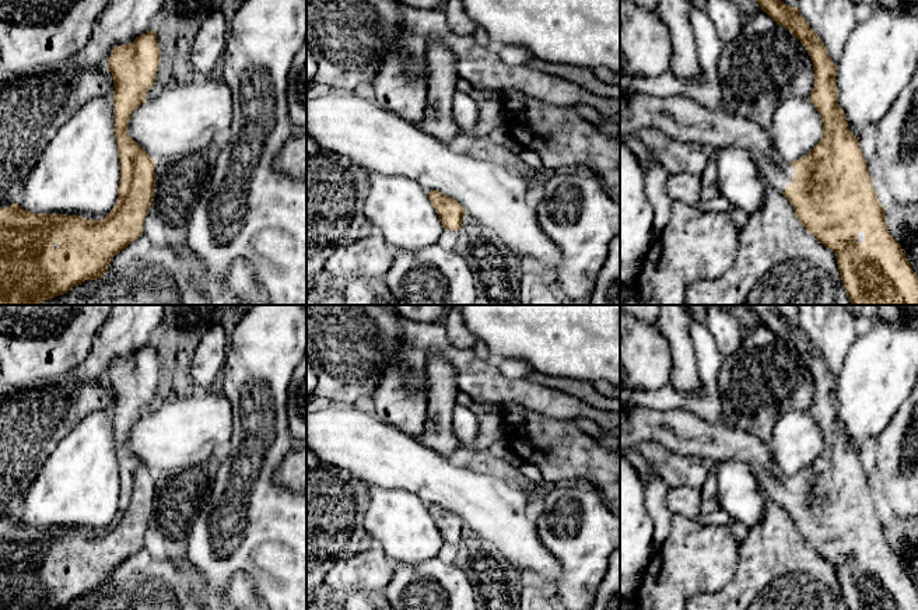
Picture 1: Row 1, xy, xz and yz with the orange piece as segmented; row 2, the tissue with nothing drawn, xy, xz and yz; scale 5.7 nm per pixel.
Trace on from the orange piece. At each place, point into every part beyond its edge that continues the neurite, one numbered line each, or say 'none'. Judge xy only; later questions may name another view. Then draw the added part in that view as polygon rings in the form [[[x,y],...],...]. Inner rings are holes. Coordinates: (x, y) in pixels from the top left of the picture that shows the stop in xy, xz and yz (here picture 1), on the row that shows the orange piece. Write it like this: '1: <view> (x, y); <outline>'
none

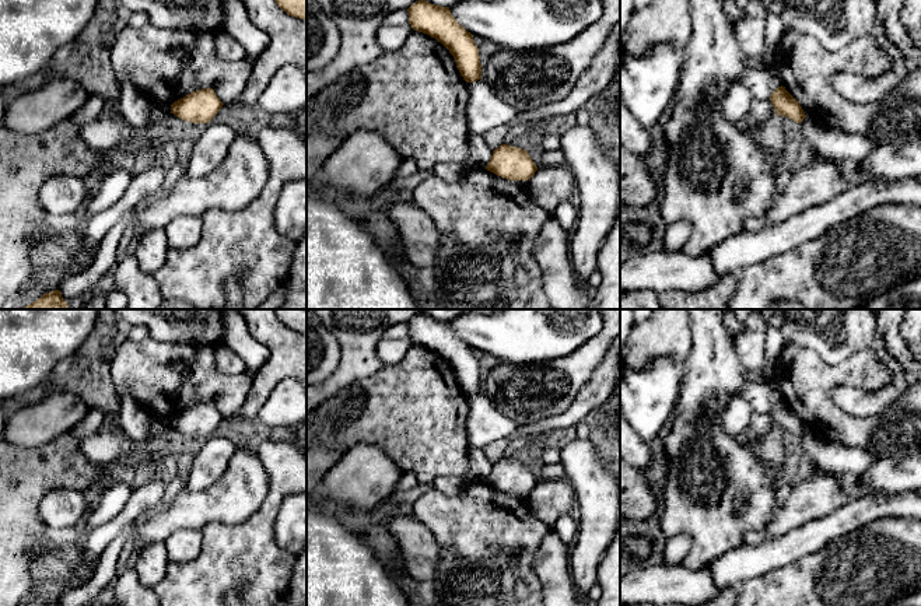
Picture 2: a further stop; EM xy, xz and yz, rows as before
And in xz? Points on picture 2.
none

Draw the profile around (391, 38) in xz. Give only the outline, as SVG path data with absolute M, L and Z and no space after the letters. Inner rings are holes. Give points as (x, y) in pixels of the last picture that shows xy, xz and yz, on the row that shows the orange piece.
M410 24L400 27L382 25L377 34L377 41L382 46L384 52L395 52L403 46L407 36L413 32Z

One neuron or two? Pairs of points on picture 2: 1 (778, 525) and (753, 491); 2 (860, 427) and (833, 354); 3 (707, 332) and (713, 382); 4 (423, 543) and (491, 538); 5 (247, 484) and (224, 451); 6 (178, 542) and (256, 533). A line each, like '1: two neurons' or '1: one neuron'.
1: two neurons
2: two neurons
3: one neuron
4: two neurons
5: two neurons
6: two neurons

